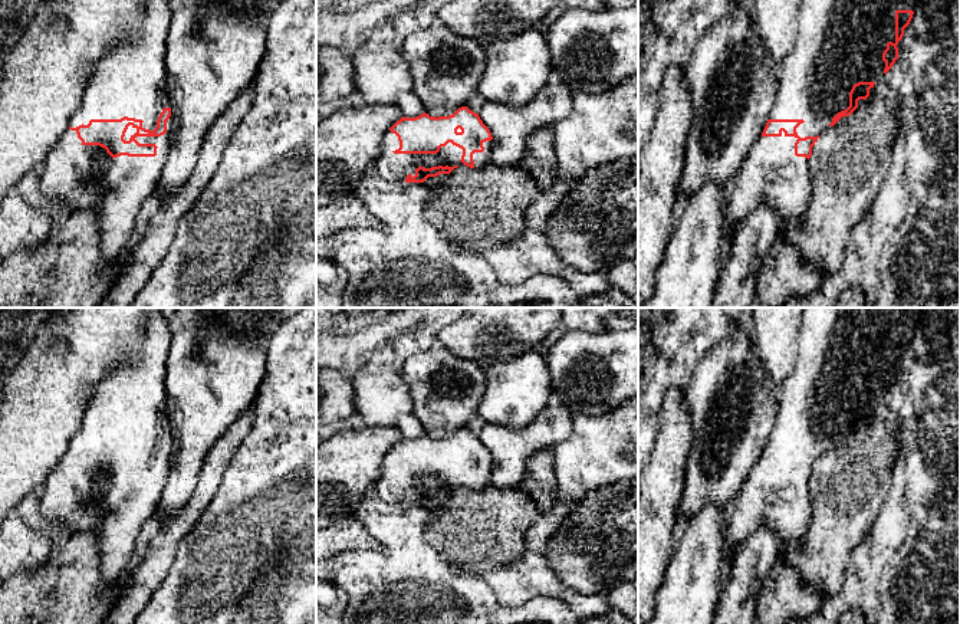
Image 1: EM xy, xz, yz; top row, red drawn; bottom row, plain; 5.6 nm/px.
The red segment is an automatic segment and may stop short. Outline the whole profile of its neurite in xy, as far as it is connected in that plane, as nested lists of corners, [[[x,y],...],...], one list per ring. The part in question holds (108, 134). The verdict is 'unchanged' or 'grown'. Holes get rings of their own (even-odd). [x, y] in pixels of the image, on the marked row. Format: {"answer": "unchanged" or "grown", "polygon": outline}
{"answer": "grown", "polygon": [[[145,0],[132,35],[93,60],[80,106],[72,115],[57,147],[46,158],[40,174],[40,193],[49,204],[65,203],[70,211],[98,211],[101,252],[106,266],[114,266],[134,239],[138,211],[155,190],[168,158],[172,118],[167,93],[165,55],[171,17],[170,0]]]}

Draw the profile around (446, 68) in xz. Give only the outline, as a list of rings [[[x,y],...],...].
[[[438,24],[411,33],[400,52],[430,116],[448,115],[479,92],[486,53],[474,40]]]

